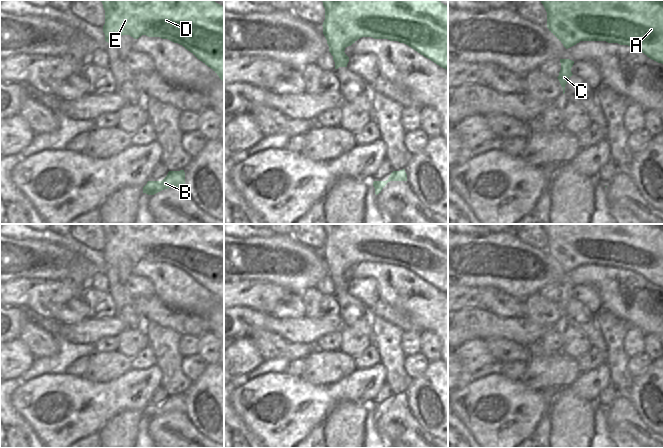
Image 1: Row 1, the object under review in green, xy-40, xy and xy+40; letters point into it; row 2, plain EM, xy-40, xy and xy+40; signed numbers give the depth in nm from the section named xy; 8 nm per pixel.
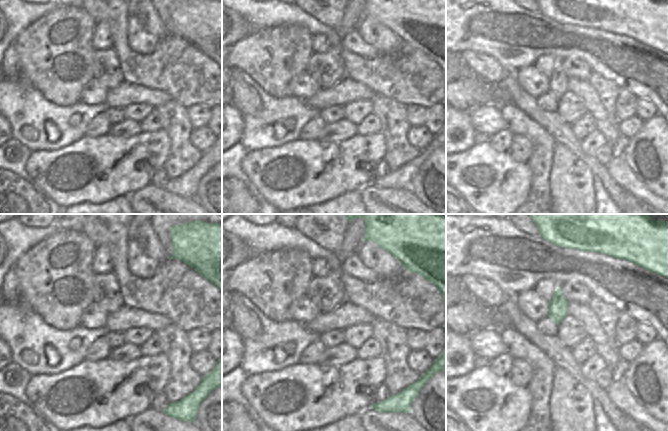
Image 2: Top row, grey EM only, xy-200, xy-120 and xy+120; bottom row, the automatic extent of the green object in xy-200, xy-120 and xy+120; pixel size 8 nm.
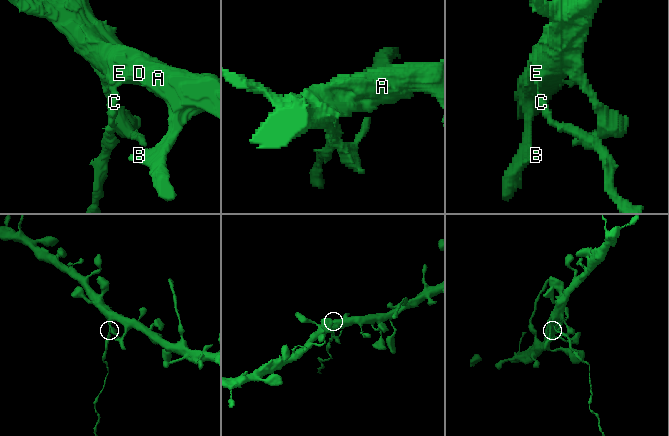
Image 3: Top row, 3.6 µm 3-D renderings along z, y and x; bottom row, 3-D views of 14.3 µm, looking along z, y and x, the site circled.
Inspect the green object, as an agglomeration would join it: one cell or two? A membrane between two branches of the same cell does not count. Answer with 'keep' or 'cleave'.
cleave

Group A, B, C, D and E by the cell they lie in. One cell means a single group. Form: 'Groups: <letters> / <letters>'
Groups: A B D E / C

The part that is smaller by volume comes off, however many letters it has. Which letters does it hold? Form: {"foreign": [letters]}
{"foreign": ["C"]}

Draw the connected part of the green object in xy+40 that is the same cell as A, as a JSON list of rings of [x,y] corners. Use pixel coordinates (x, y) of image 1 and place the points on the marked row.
[[[540,0],[547,12],[547,28],[568,49],[580,41],[628,45],[663,64],[663,0]]]

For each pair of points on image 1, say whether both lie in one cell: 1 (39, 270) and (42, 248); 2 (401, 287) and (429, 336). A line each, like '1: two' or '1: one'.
1: one
2: two

